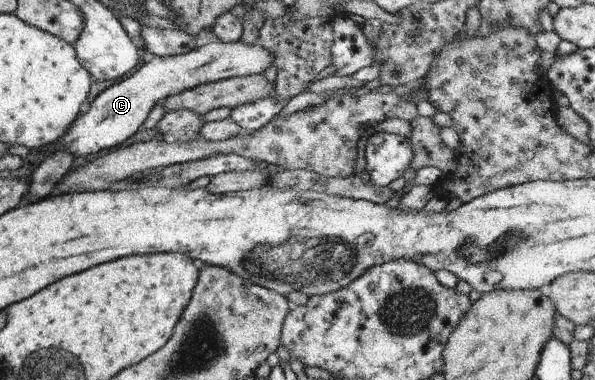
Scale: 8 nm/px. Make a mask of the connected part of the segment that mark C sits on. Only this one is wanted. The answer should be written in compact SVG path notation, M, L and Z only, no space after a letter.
M211 41L187 53L173 56L152 56L129 77L121 79L101 91L91 103L85 103L79 115L68 125L65 134L59 137L52 149L67 151L74 157L93 157L99 151L121 145L125 139L139 130L154 105L167 97L187 91L209 82L221 81L235 76L263 73L273 62L273 55L259 43L223 43Z

